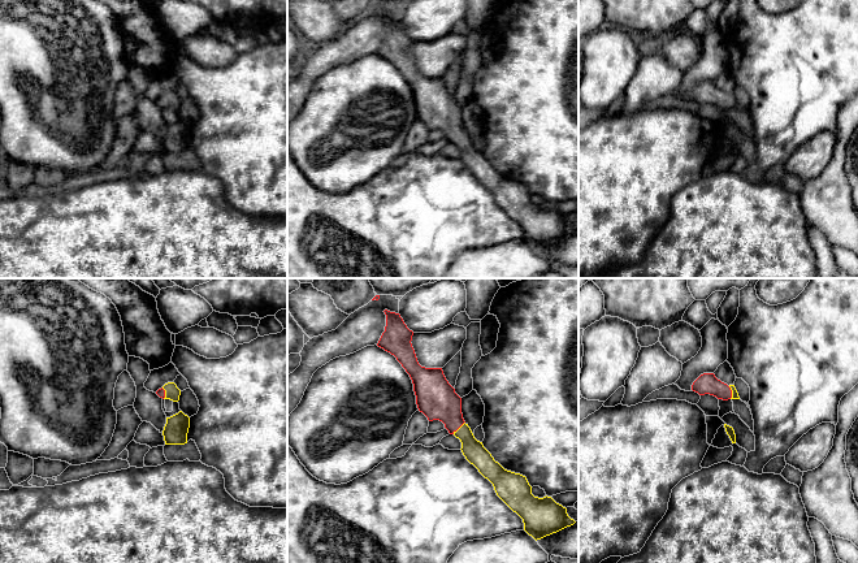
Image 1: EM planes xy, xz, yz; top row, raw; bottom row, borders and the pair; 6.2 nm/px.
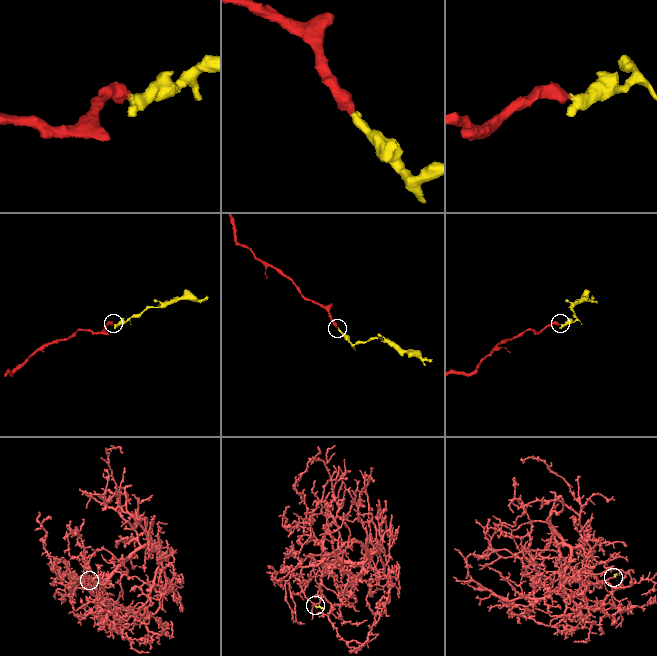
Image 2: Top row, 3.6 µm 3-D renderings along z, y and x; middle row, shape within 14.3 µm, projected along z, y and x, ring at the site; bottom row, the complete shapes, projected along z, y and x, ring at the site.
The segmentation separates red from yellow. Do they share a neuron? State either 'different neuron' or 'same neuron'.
same neuron

